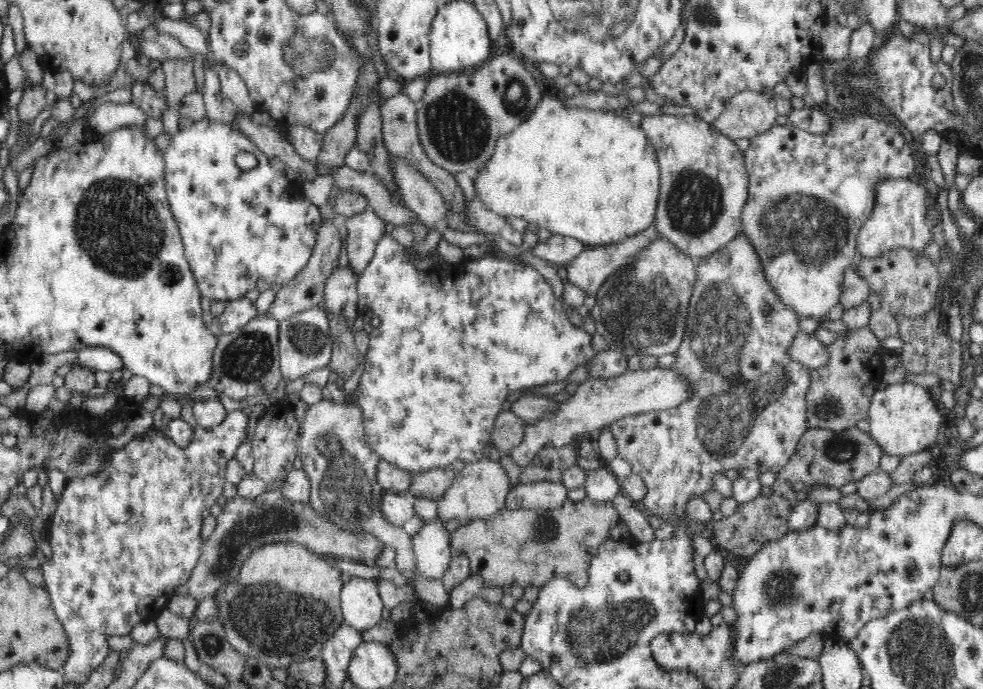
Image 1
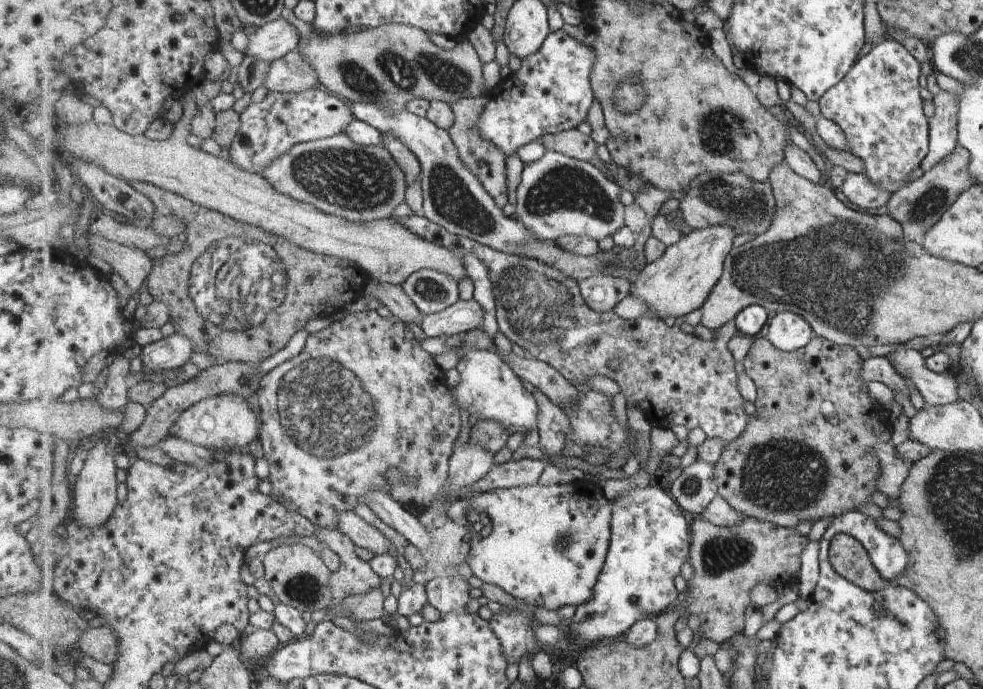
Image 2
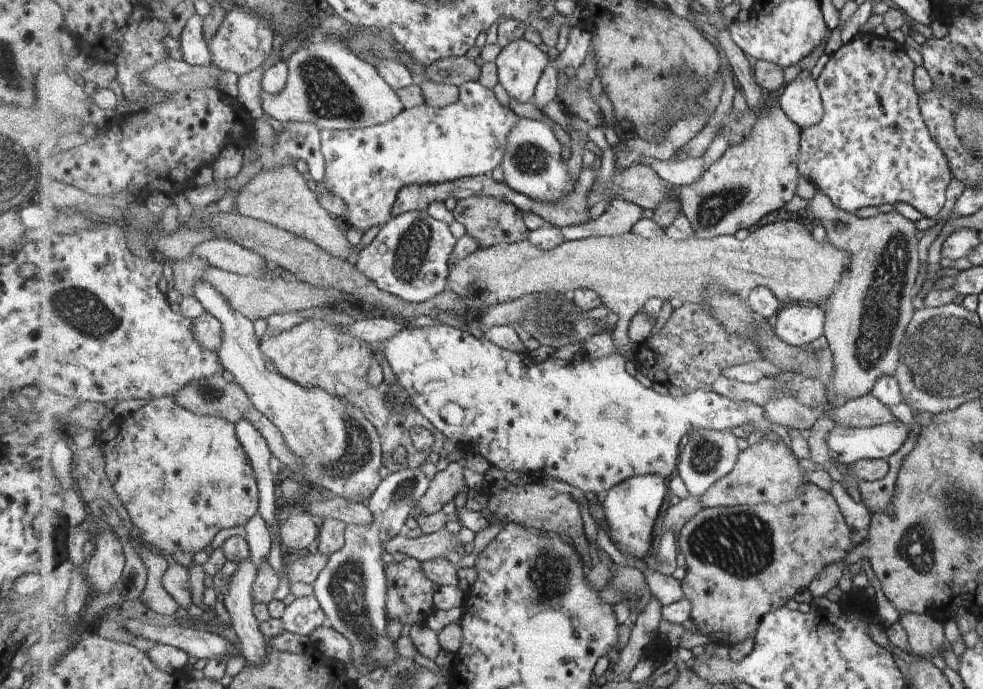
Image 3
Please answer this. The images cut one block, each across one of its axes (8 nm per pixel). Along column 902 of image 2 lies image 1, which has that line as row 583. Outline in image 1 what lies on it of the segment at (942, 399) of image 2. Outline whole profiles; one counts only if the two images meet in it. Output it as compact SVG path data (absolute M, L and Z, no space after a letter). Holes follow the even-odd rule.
M352 576L341 589L343 620L360 632L380 622L384 609L376 580Z

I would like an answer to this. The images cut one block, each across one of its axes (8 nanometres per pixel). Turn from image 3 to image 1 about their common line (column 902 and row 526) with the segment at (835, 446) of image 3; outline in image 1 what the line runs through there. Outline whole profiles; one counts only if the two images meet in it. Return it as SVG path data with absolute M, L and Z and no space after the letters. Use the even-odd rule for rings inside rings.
M437 518L412 537L412 548L416 557L416 569L424 578L441 580L449 567L453 553L450 536L445 524Z

